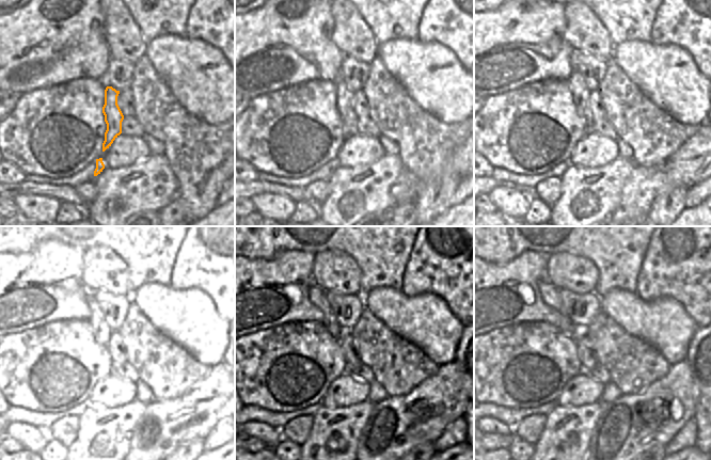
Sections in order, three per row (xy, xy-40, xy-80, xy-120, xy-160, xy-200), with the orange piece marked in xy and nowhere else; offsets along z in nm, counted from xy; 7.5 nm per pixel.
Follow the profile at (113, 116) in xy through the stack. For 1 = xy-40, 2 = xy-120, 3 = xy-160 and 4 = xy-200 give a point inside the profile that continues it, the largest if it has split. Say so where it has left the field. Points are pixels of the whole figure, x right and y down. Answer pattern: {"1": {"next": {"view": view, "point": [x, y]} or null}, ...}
{"1": {"next": {"view": "xy-40", "point": [344, 95]}}, "2": {"next": {"view": "xy-120", "point": [100, 331]}}, "3": {"next": {"view": "xy-160", "point": [316, 296]}}, "4": {"next": {"view": "xy-200", "point": [550, 295]}}}

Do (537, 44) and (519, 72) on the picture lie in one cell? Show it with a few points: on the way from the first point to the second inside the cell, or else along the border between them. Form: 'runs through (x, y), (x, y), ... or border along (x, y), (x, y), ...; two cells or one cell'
runs through (531, 50), (519, 62), (519, 65); one cell

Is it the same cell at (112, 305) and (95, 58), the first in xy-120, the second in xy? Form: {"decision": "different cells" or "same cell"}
{"decision": "different cells"}

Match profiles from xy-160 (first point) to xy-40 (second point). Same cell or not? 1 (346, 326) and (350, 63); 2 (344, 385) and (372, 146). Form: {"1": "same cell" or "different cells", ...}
{"1": "same cell", "2": "same cell"}

